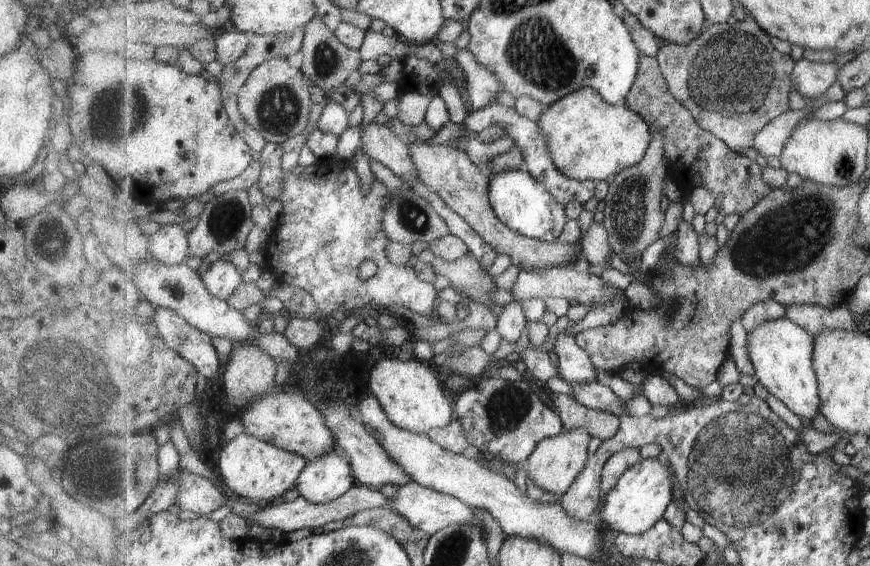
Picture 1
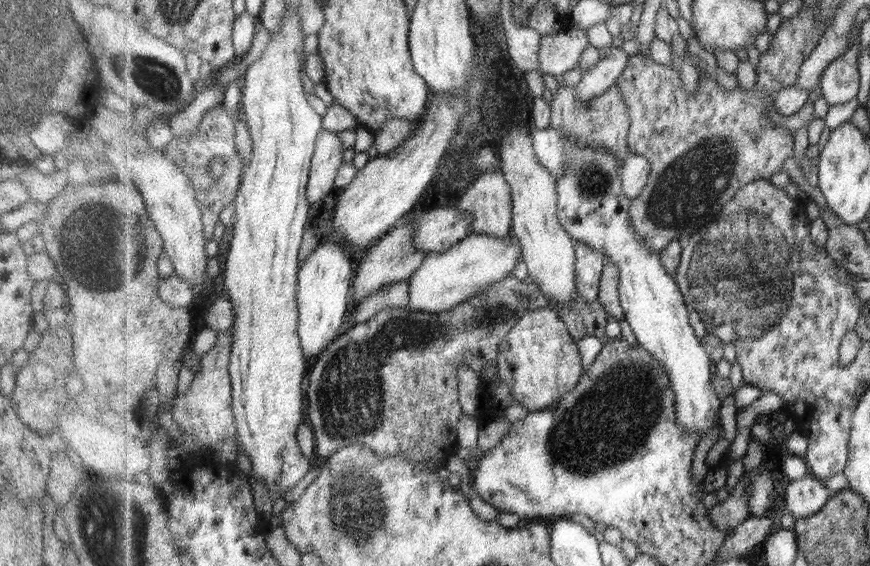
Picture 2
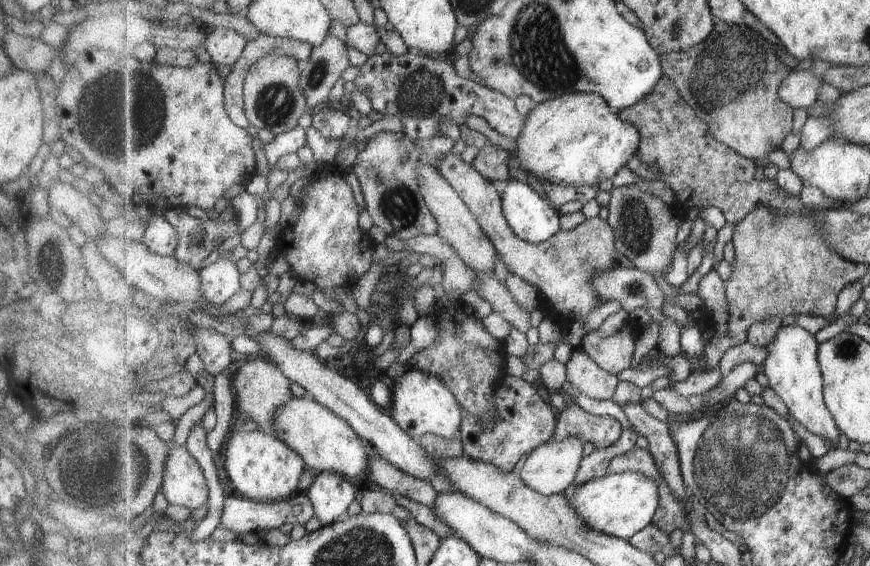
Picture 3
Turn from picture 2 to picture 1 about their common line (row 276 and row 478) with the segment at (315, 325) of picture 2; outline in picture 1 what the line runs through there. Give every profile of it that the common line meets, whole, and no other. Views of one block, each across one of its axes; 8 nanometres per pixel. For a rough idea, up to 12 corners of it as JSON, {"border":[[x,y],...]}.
{"border":[[333,449],[307,463],[296,489],[325,504],[356,483],[350,462]]}

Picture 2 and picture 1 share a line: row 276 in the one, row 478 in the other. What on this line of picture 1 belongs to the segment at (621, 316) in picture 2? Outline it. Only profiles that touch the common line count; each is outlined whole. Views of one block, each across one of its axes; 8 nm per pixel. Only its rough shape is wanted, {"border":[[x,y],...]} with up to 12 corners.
{"border":[[637,447],[616,452],[602,472],[602,502],[625,471],[641,463]]}

